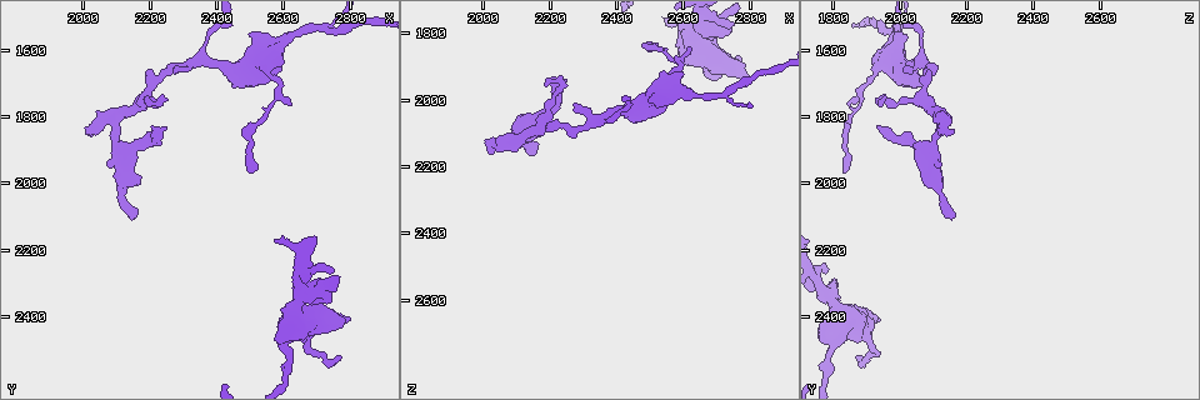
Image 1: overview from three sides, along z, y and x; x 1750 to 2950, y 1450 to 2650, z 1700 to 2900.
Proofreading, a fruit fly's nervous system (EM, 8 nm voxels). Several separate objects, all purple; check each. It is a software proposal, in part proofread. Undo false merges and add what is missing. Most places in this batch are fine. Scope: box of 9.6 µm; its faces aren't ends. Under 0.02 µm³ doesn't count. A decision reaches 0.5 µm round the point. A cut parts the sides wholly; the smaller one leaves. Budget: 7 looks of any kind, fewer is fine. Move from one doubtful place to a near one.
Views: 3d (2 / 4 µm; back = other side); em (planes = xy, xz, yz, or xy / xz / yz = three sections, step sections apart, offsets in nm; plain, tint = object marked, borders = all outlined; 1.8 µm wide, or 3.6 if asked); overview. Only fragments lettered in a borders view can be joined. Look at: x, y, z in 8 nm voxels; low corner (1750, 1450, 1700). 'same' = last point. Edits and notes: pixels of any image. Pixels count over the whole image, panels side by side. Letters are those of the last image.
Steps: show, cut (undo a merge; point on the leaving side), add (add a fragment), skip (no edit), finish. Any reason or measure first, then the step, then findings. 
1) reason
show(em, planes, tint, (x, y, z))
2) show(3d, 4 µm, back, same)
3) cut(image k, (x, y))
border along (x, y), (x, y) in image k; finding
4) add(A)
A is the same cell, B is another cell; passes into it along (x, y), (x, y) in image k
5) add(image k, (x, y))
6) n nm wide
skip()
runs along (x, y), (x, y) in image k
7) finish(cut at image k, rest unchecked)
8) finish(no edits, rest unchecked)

three arms meet
show(em, xy, step 4, tint, (2730, 1540, 1990))

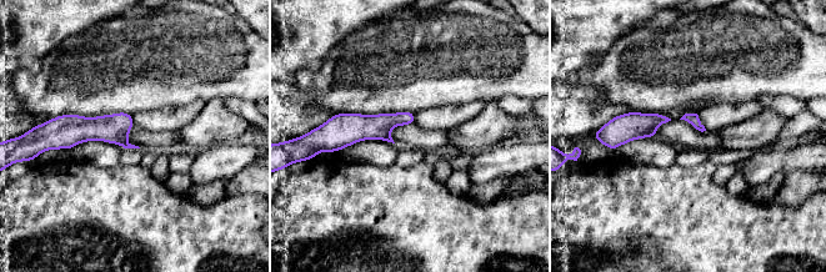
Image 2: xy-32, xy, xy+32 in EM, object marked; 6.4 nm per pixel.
show(em, planes, borders, same)

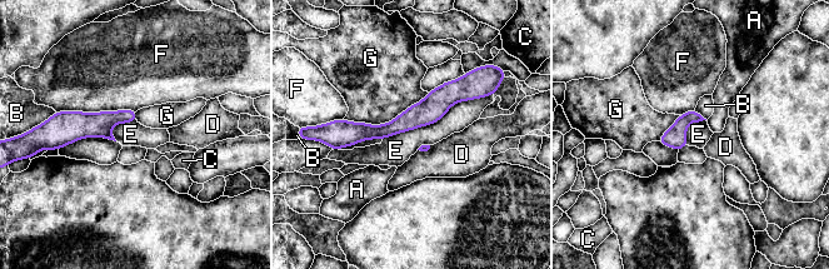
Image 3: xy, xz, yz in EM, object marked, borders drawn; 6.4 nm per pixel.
E touches over 750 nm
skip()
A, B, C, D, E, F and G are other cells; border along (489, 95), (383, 139) in image 3; continuous, no second neuron

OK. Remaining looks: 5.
free end
show(3d, 2 µm, (2790, 2410, 1940))

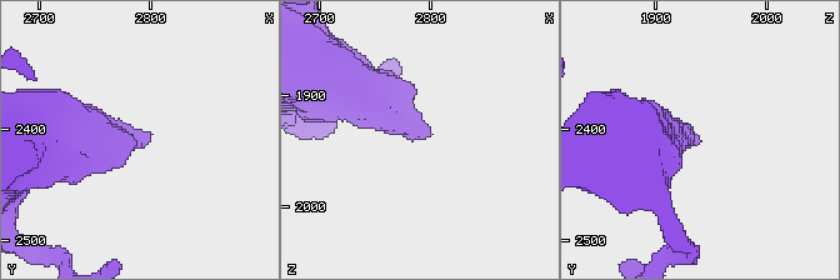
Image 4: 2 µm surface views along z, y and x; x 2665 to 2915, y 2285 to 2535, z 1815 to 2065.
shape alone is not enough
show(em, xz, step 16, borders, (2798, 2412, 1936))

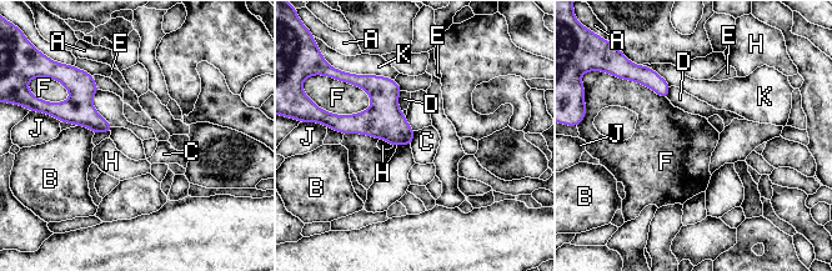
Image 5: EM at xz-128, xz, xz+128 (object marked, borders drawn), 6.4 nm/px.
skip()
A, B, C, D, E, F, H, J and K are other cells; none of them fits

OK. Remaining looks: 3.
free end
show(em, planes, borders, (2190, 1740, 1960))

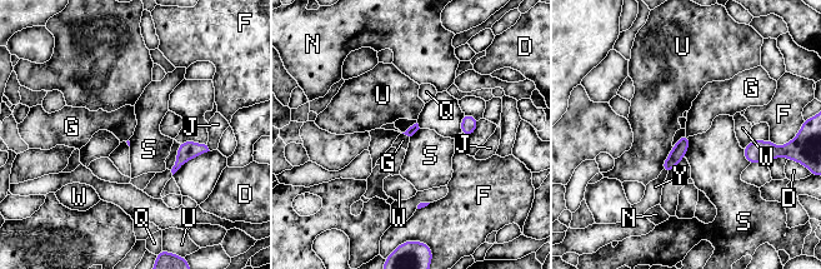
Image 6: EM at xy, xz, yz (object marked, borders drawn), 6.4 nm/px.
U touches over 170 nm
skip()
D, F, G, J, N, Q, S, U, W and Y are other cells; no lettered fragment goes on from it

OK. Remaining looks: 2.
finish(no edits, rest unchecked)

